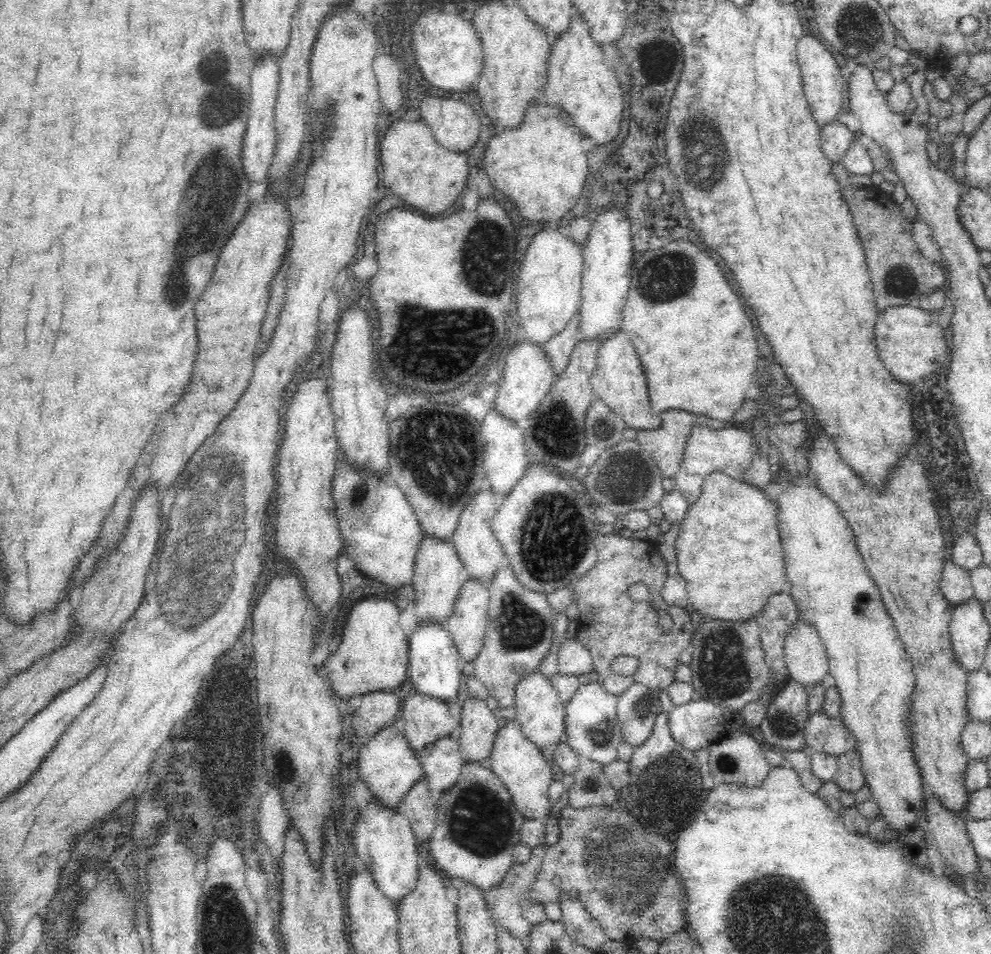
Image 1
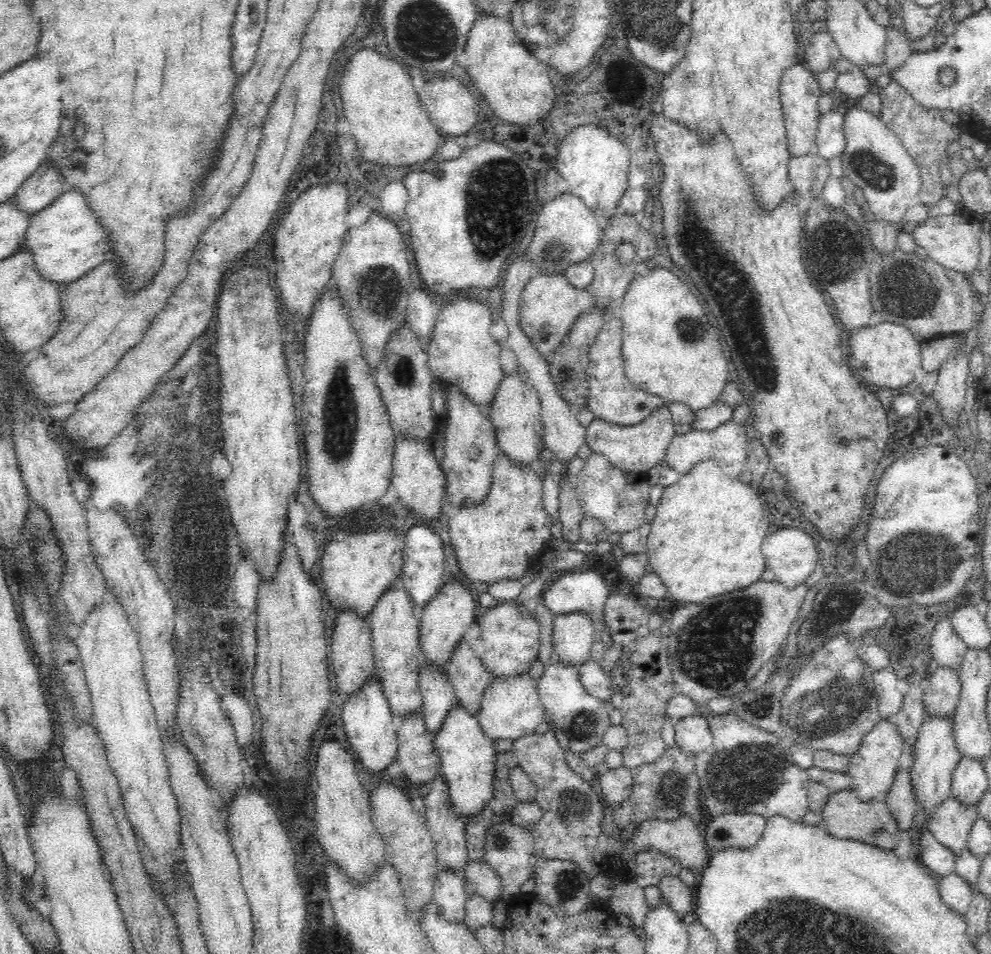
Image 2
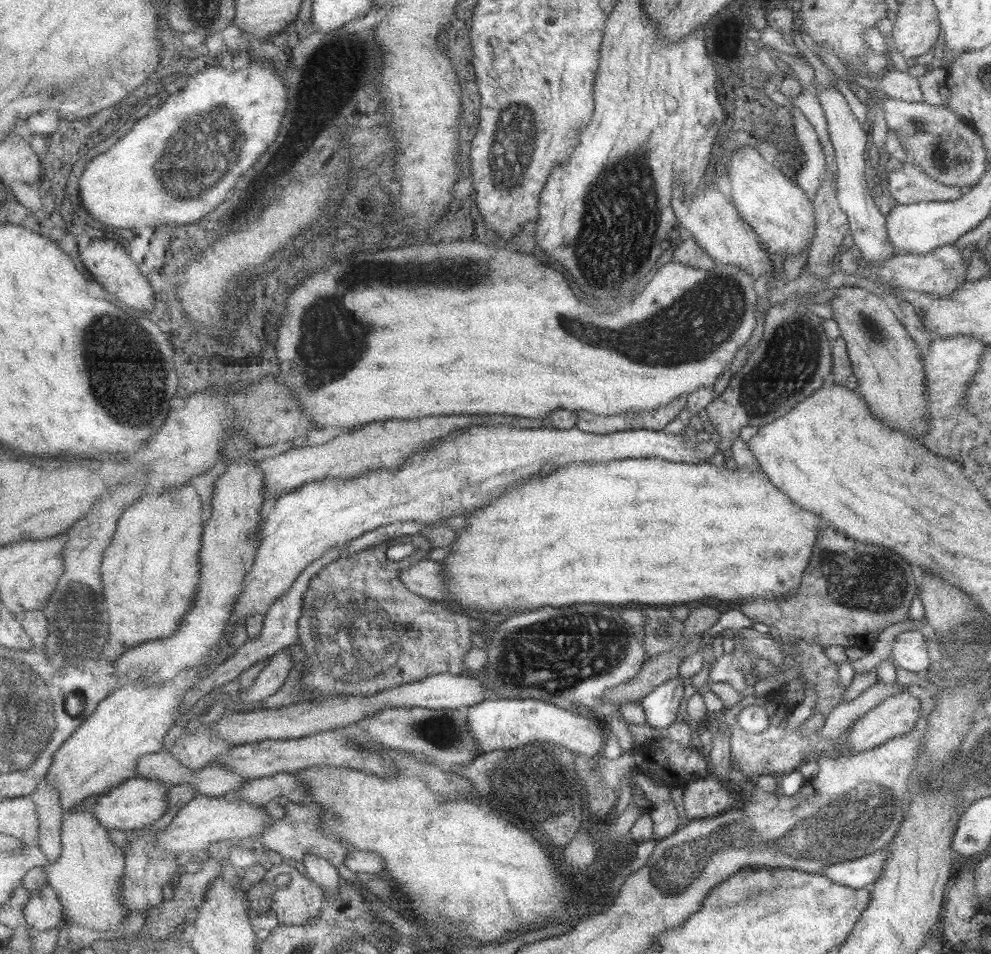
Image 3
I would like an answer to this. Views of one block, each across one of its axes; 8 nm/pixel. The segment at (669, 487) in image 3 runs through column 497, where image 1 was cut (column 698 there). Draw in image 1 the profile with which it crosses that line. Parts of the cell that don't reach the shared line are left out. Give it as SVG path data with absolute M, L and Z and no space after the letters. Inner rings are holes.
M716 471L704 479L700 498L688 509L675 540L678 573L688 582L689 609L706 619L740 622L754 619L768 599L786 584L784 554L778 534L772 496L744 482Z

